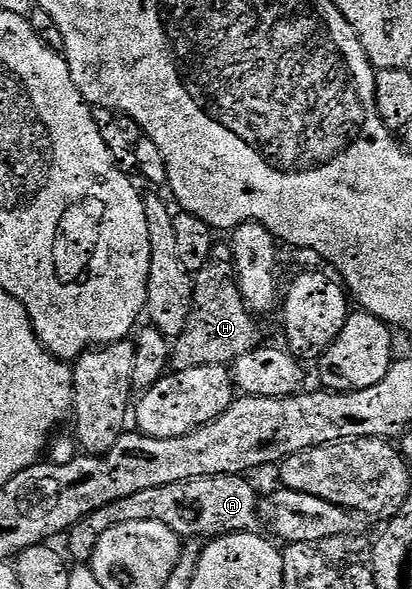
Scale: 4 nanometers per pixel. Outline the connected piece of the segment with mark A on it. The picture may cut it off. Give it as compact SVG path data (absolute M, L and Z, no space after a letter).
M241 474L194 476L191 480L179 480L174 484L139 490L137 494L96 508L74 524L67 533L69 552L74 556L72 559L77 562L88 561L97 539L109 528L123 522L158 520L171 526L171 530L175 530L182 538L216 538L229 536L233 532L257 532L257 523L262 523L263 516L259 511L259 500L257 504L257 492L245 479Z

